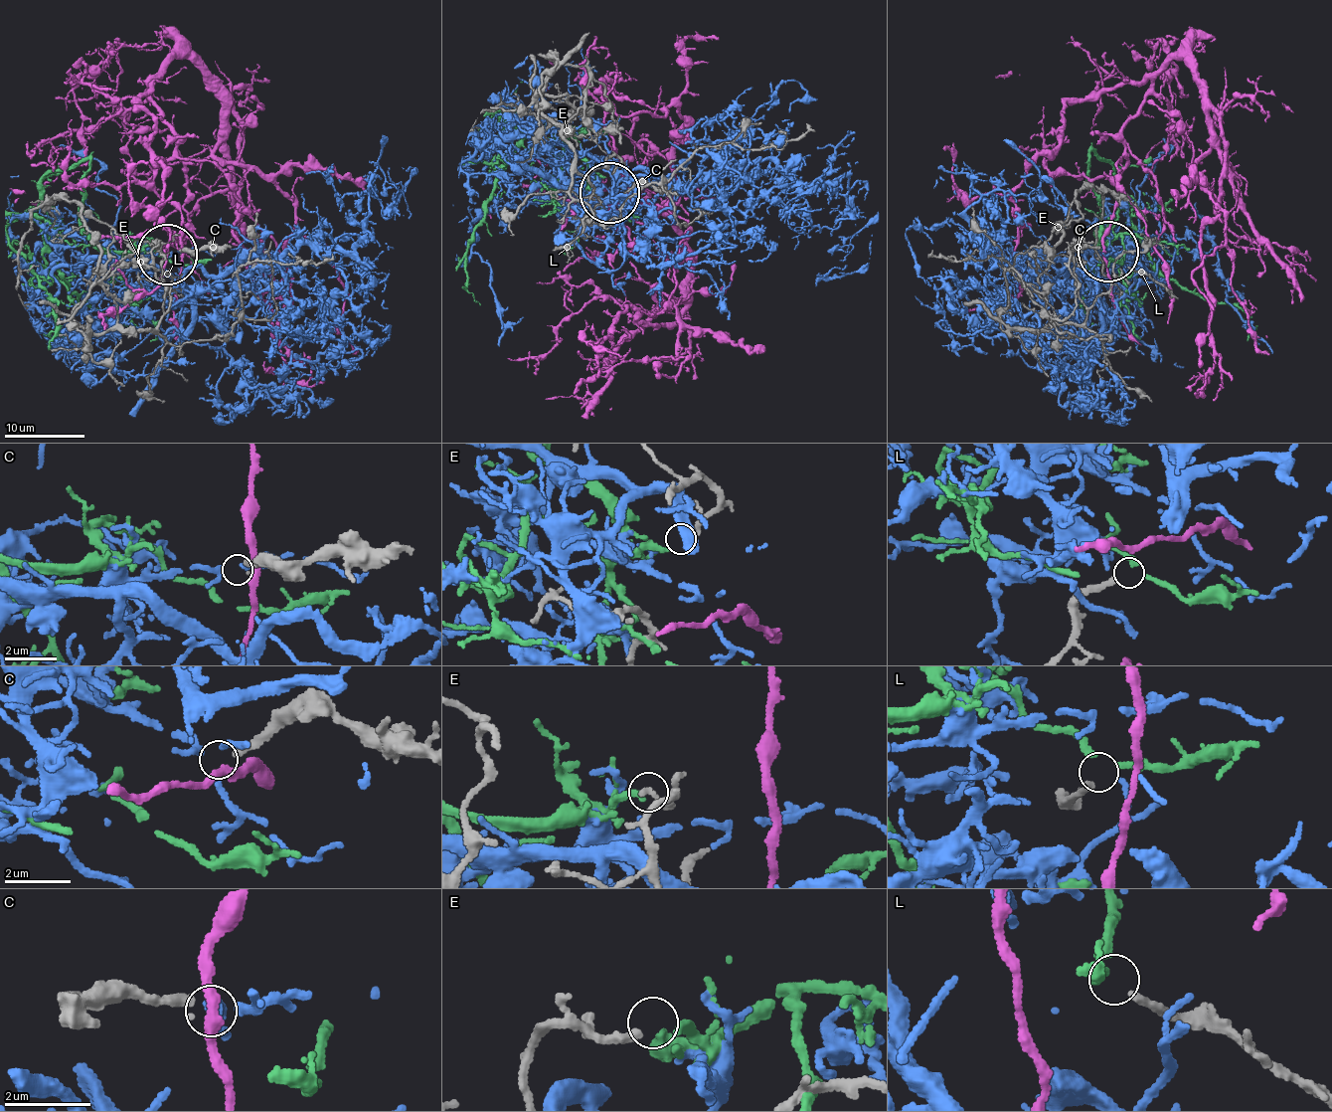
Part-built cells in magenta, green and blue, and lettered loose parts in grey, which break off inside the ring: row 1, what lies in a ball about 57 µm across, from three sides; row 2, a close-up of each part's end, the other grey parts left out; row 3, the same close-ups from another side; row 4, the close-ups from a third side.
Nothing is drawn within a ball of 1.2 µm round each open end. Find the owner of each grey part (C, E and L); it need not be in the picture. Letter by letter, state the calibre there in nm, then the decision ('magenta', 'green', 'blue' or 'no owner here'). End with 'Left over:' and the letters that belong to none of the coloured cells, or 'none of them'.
C: calibre 200 nm; blue
E: calibre 200 nm; no owner here
L: calibre 180 nm; green
Left over: E

